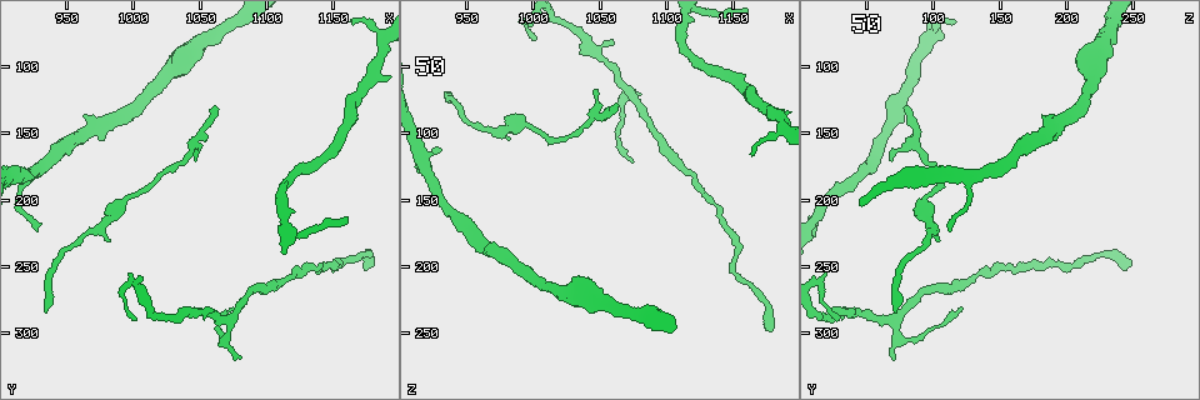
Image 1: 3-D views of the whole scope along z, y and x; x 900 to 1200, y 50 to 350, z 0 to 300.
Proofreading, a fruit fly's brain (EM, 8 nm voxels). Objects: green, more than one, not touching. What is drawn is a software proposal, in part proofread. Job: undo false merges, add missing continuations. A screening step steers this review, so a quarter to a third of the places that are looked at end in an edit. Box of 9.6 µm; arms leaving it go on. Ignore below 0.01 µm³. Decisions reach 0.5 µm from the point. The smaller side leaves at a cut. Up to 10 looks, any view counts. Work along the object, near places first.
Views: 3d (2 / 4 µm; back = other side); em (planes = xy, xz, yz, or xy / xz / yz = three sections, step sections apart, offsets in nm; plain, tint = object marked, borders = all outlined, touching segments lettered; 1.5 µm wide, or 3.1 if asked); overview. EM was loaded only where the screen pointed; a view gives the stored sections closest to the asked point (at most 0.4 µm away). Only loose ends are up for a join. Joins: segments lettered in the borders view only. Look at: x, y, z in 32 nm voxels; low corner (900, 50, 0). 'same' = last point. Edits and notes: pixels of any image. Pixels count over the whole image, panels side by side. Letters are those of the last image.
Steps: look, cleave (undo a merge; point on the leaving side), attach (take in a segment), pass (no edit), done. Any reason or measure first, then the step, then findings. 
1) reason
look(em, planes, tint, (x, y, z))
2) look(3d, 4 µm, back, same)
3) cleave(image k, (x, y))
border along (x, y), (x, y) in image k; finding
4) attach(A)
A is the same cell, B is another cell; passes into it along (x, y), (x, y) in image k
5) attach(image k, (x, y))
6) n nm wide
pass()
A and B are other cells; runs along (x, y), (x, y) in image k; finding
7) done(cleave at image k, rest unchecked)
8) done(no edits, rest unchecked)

a fork
look(em, planes, borders, (1070, 288, 70))

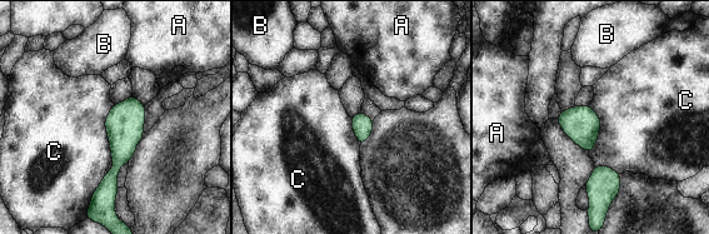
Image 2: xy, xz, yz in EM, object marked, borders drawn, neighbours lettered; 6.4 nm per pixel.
240 nm wide
pass()
A, B and C are other cells; continuous, no second cell

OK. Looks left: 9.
thin end
look(3d, 4 µm, (926, 222, 112))

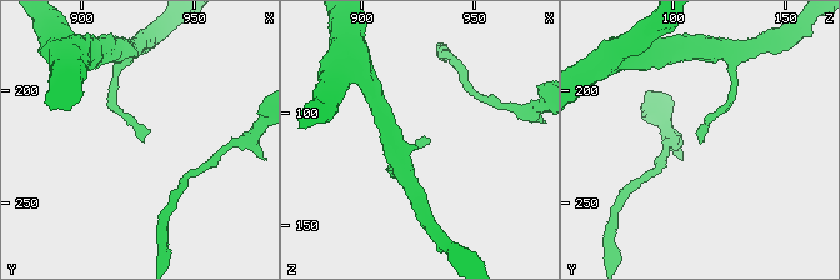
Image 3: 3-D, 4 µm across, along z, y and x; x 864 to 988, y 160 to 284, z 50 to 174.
now the EM
look(em, planes, borders, (928, 224, 112))

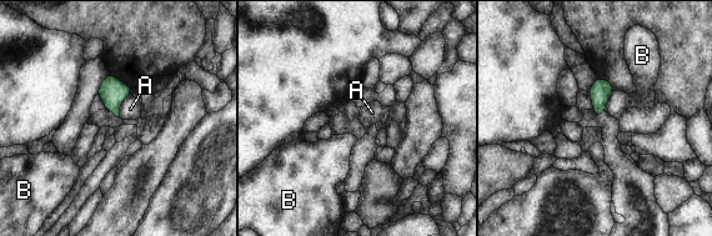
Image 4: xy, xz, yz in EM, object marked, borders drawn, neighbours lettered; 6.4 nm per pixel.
pass()
A and B are other cells; border along (130, 93), (120, 106), (119, 116) in image 4; none of them fits

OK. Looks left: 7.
end of a long branch
look(em, planes, borders, (934, 284, 70))

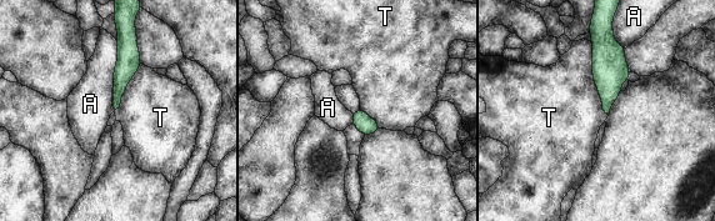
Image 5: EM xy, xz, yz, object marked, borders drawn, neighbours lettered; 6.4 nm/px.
80 nm wide; T touches over 500 nm
pass()
A and T are other cells; no lettered segment goes on from it

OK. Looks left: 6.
free end
look(3d, 4 µm, (1060, 128, 82))

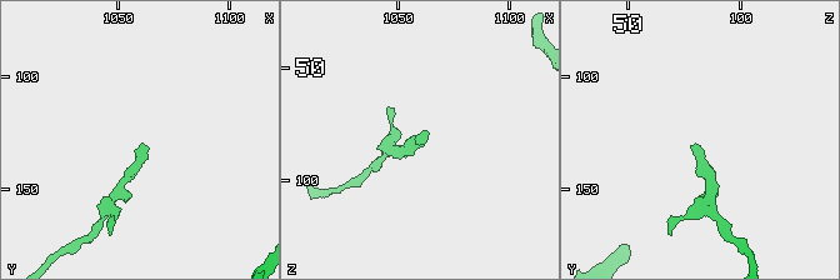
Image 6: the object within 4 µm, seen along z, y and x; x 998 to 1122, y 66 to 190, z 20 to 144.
now the EM
look(em, planes, borders, (1062, 128, 80))

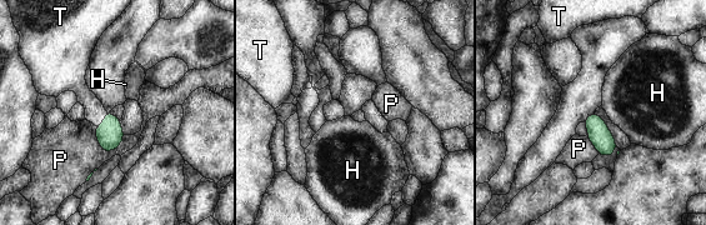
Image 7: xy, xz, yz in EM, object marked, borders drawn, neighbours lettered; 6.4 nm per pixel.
130 nm wide
attach(T)
T is the same cell, H and P are other cells; passes into it along (110, 134), (103, 120), (95, 111) in image 7; the cell continues

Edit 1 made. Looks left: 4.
done(attach at image 7, rest unchecked)

